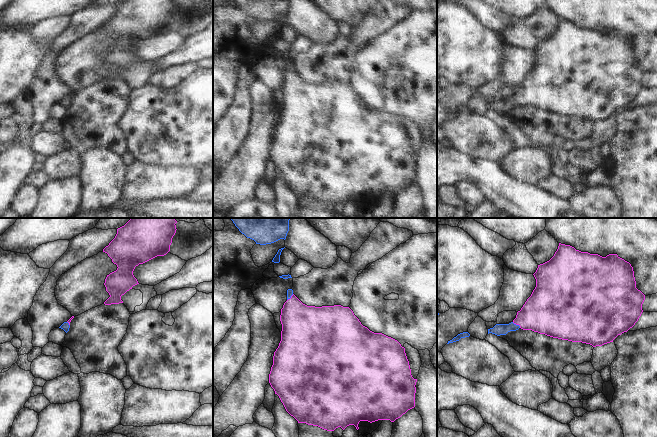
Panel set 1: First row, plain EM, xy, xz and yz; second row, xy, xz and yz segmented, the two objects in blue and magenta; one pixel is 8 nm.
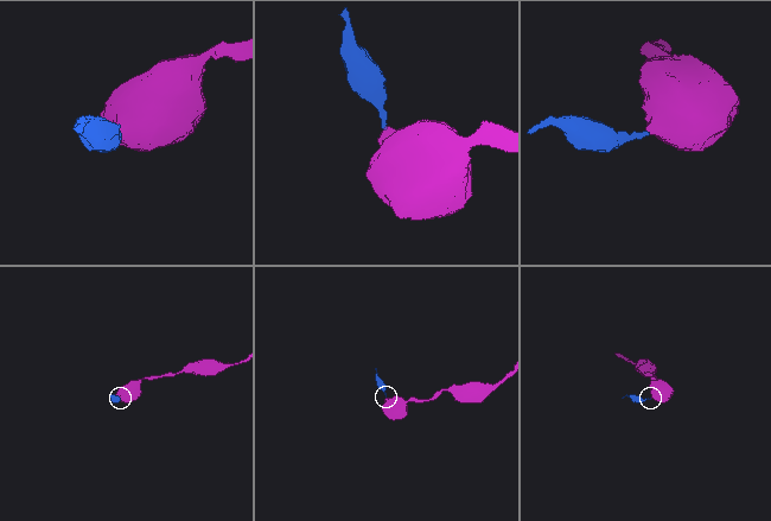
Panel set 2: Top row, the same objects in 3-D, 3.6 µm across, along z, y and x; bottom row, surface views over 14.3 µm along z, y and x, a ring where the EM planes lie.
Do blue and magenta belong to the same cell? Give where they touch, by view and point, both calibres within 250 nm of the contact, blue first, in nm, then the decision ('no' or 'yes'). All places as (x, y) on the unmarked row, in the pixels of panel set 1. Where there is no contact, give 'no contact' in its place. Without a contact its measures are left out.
meets blue in yz at (515, 100); 100 nm thick on the blue side, 340 nm on the other; yes

